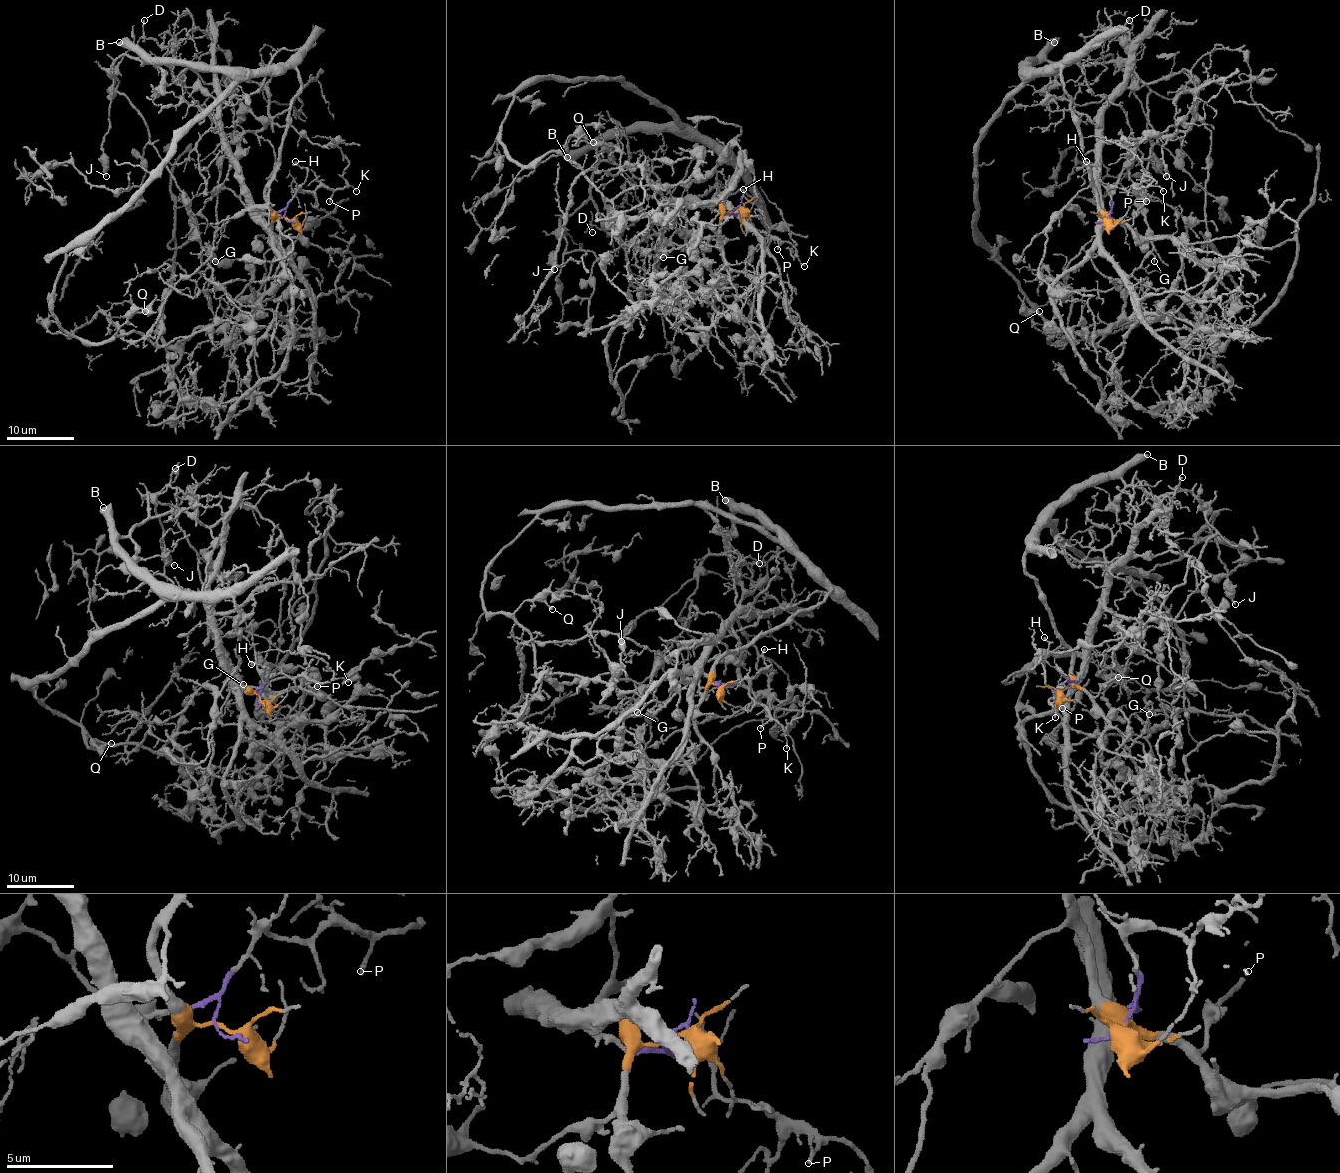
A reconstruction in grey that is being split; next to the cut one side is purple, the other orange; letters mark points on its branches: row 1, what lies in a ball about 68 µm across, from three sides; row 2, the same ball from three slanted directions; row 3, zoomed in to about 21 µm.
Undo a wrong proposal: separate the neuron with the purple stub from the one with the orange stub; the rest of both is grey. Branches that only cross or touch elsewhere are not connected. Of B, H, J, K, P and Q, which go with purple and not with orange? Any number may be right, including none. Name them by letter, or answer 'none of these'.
H, K, P

